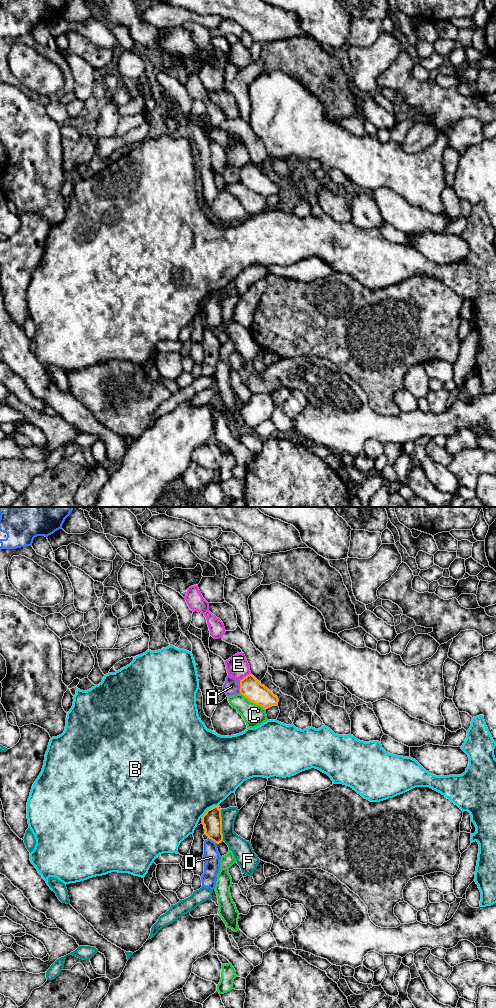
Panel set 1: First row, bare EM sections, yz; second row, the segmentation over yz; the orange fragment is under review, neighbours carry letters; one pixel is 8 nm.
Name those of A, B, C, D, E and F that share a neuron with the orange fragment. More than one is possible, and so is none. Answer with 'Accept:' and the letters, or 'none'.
Accept: none

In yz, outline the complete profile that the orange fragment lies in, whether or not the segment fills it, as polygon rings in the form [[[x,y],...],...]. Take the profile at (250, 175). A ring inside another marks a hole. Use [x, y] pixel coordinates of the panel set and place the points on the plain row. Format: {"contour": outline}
{"contour": [[[252,162],[240,168],[240,181],[250,190],[268,197],[278,193],[279,187]]]}

